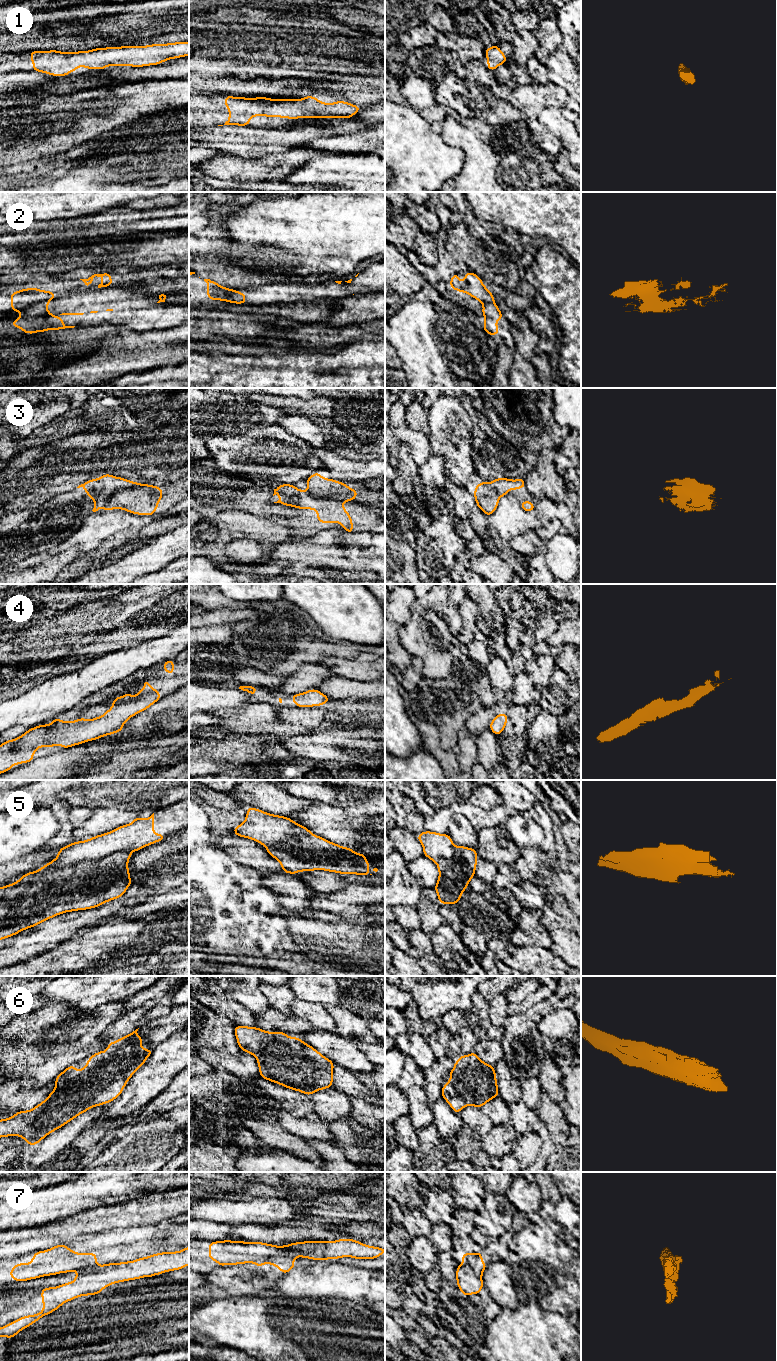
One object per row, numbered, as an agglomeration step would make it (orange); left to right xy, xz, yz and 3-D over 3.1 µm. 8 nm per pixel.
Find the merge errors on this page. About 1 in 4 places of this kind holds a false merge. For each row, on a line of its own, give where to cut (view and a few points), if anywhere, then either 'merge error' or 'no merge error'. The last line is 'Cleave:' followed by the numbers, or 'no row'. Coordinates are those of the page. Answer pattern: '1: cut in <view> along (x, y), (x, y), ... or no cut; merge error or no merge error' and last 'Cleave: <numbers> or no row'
1: no cut; no merge error
2: cut in xy along (50, 299), (38, 301), (16, 310); merge error
3: cut in xy along (144, 484), (119, 489), (104, 504); merge error
4: no cut; no merge error
5: cut in xy along (130, 851), (52, 868), (9, 887), (0, 899); merge error
6: no cut; no merge error
7: cut in yz along (462, 1264), (467, 1264), (480, 1277); merge error
Cleave: 2, 3, 5, 7

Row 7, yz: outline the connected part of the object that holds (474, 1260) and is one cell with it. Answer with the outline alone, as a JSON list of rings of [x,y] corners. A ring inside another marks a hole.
[[[482,1251],[477,1253],[463,1253],[462,1265],[469,1265],[477,1277],[482,1277],[487,1265],[482,1260]]]

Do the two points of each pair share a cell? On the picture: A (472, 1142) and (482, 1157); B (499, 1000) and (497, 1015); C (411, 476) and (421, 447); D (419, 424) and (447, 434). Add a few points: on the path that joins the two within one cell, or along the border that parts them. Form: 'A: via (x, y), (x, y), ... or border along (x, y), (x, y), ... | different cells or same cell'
A: via (472, 1146), (478, 1153) | same cell
B: via (499, 1004), (498, 1011) | same cell
C: border along (404, 443), (408, 446), (411, 459), (418, 466) | different cells
D: border along (427, 410), (430, 435) | different cells

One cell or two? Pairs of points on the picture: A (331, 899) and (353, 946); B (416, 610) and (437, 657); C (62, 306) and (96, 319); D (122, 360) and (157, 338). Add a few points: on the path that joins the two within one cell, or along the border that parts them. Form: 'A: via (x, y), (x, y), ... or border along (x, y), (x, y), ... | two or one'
A: border along (339, 917), (350, 921) | two
B: via (417, 622), (417, 637), (425, 645) | one
C: via (70, 309), (86, 309), (88, 311) | one
D: via (132, 360), (139, 360), (151, 348) | one

